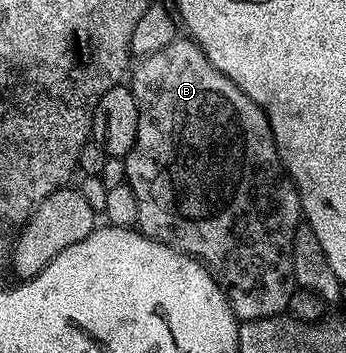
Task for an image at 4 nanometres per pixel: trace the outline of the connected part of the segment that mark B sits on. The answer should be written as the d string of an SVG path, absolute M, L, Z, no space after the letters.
M186 36L141 59L133 67L128 85L138 105L136 140L124 158L126 182L136 192L140 208L137 229L197 258L225 290L232 312L242 322L285 315L296 289L294 237L304 215L302 198L282 164L268 116Z

